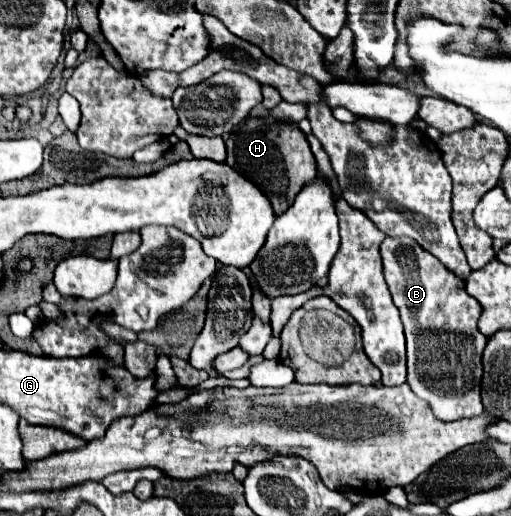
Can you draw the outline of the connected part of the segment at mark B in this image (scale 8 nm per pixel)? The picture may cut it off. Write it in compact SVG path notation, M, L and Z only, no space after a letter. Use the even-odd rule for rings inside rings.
M386 238L380 246L384 278L404 324L408 346L408 384L444 420L460 420L484 412L480 402L482 350L486 336L478 330L482 306L466 294L464 280L454 276L436 256L410 238ZM428 364L434 368L434 388L428 388Z

